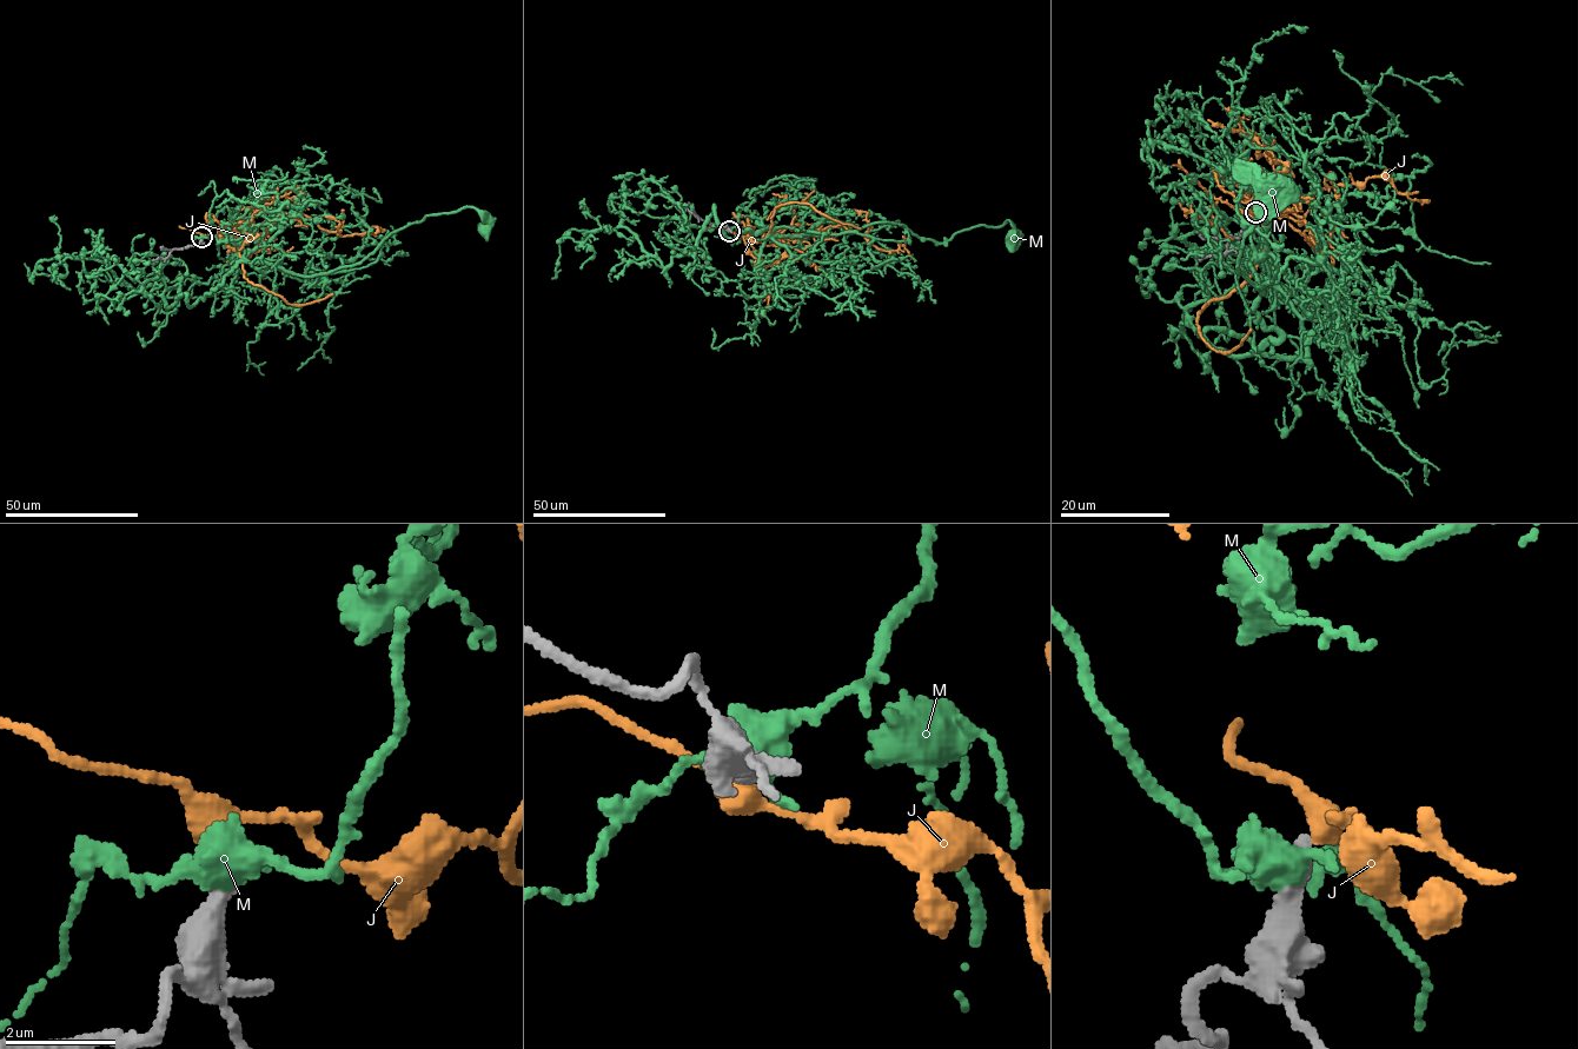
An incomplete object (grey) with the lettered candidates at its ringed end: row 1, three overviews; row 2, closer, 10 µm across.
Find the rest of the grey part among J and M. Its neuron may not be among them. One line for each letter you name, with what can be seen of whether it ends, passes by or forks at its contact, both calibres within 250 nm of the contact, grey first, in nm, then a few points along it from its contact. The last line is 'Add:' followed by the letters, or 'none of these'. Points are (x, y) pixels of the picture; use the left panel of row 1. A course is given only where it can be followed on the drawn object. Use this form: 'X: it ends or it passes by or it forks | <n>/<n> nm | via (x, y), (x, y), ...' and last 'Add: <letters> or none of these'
Add: none of these

